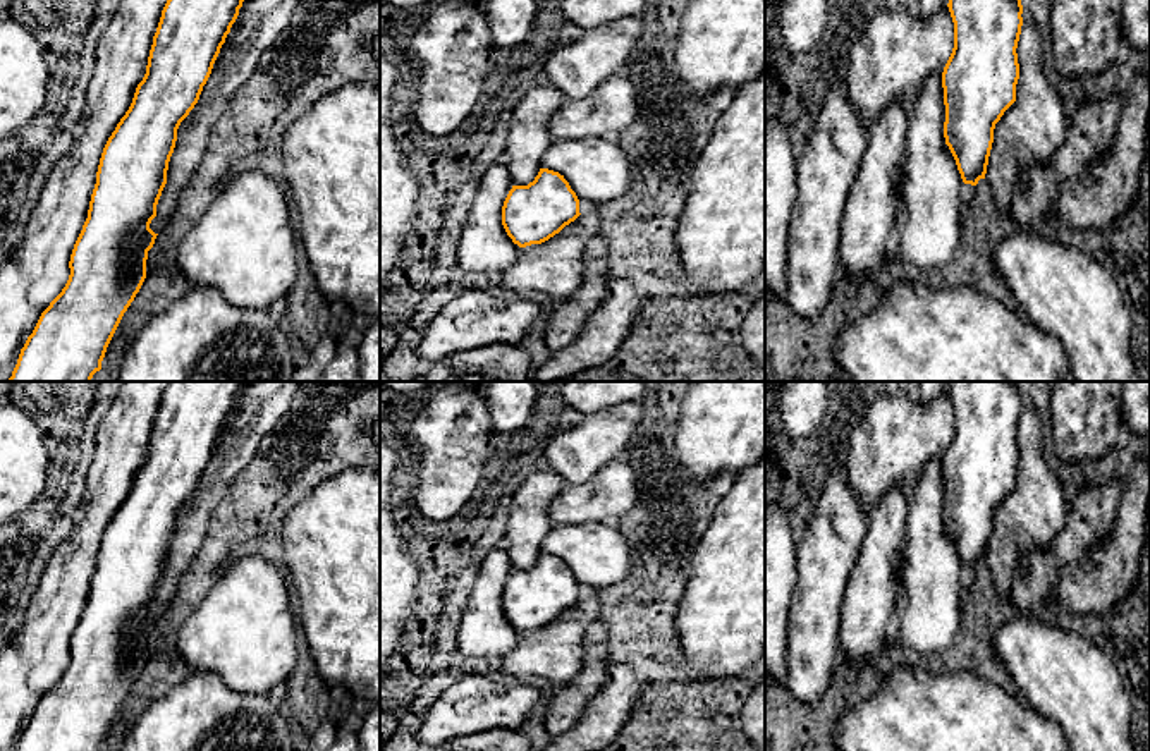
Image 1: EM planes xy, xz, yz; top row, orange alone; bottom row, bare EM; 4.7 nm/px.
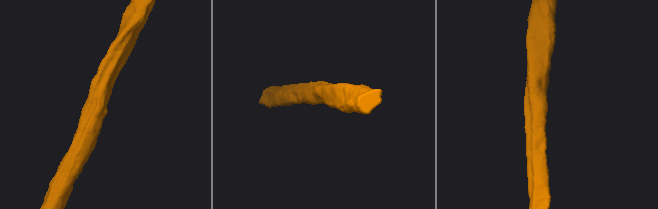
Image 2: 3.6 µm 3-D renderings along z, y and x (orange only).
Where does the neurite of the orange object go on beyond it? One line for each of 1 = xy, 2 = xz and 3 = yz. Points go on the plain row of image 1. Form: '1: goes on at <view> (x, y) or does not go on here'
1: does not go on here
2: does not go on here
3: does not go on here

